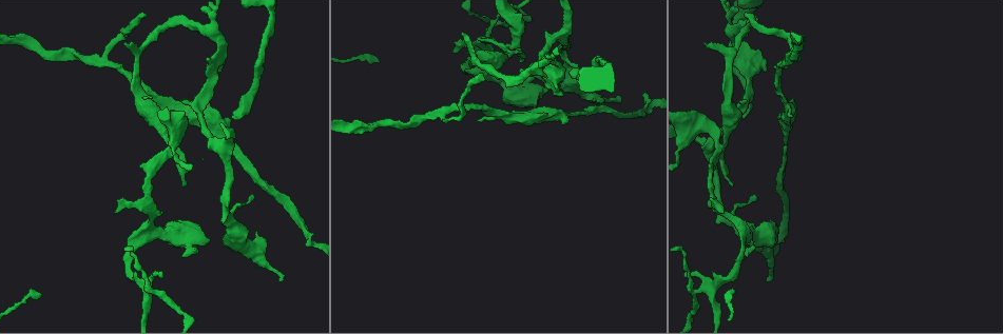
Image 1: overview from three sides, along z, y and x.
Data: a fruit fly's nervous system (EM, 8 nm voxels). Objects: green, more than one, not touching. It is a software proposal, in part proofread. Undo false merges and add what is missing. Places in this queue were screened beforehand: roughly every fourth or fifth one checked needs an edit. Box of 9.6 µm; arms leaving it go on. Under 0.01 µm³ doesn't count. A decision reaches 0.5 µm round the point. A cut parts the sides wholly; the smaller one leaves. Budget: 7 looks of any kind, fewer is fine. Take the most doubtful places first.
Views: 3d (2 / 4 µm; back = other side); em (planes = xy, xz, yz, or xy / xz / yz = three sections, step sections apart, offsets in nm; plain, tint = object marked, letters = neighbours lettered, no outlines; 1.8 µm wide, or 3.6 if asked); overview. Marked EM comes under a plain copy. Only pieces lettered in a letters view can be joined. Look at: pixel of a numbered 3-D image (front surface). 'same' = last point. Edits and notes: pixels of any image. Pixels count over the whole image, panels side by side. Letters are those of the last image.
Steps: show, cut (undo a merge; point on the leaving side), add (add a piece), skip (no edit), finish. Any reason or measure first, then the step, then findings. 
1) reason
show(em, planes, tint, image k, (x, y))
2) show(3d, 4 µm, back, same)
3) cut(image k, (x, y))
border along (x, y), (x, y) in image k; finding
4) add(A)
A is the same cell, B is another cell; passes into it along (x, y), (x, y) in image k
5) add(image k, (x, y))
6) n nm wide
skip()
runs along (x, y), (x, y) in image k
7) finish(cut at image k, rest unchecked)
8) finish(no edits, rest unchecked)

calibre changes
show(em, 3.6 µm, planes, letters, image 1, (607, 70))

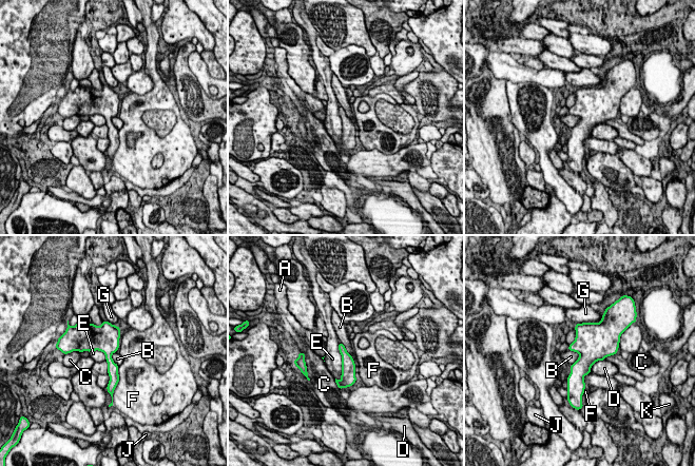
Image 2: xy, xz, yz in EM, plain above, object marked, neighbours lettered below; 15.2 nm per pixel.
skip()
A, B, C, D, E, F, G, J and K are other cells; border along (568, 349), (578, 354), (571, 365) in image 2; continuous, no second neuron

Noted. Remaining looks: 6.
calibre changes
show(em, planes, letters, image 1, (151, 231))

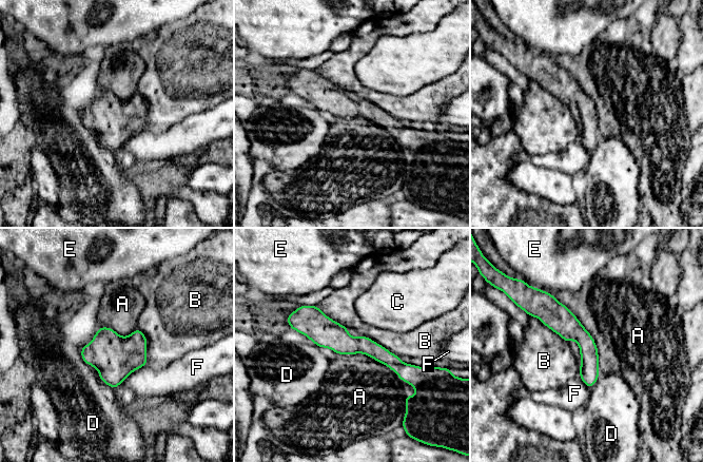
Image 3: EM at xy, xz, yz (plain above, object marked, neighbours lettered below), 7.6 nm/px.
skip()
A, B, C, D, E and F are other cells; runs along (293, 324), (314, 324), (411, 368) in image 3; all the same neuron

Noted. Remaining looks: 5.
show(3d, 2 µm, image 1, (266, 242))

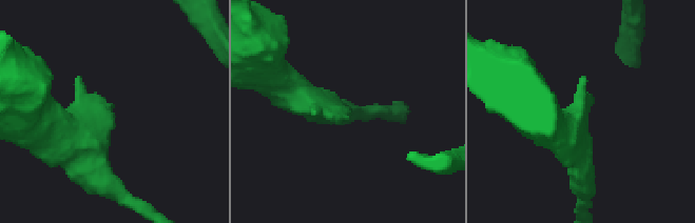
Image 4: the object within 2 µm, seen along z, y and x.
need the tissue
show(em, xz, step 8, tint, image 4, (350, 118))

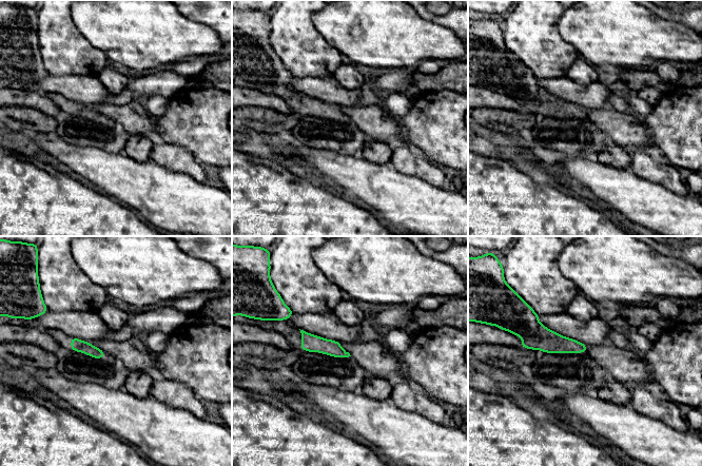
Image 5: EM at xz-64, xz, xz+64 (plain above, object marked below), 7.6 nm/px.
cut it another way
show(em, planes, letters, same)

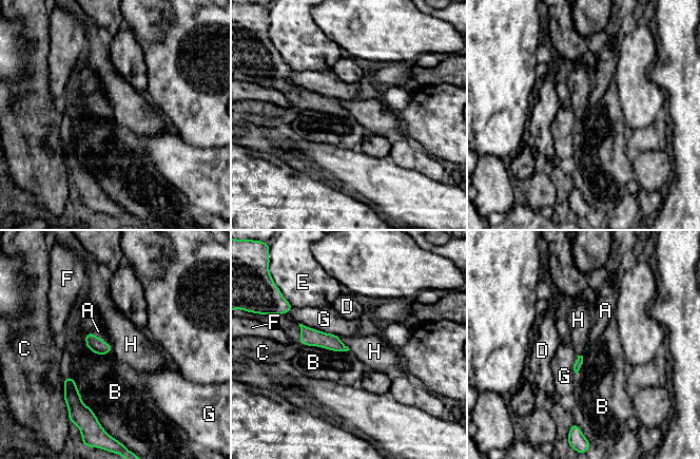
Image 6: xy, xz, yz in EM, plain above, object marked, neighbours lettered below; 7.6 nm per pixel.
add(A)
A is the same cell, B, C, D, E, F, G and H are other cells; passes into it along (97, 345), (100, 338), (98, 331) in image 6; the neuron continues

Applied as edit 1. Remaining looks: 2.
finish(add at image 6, rest unchecked)

